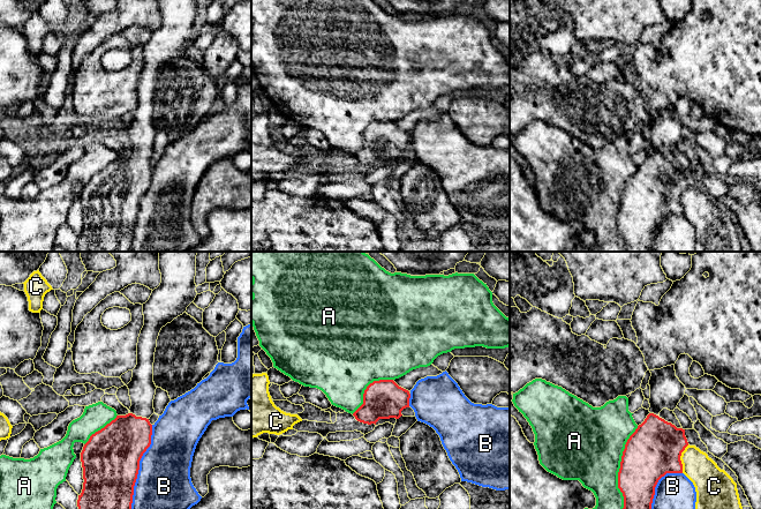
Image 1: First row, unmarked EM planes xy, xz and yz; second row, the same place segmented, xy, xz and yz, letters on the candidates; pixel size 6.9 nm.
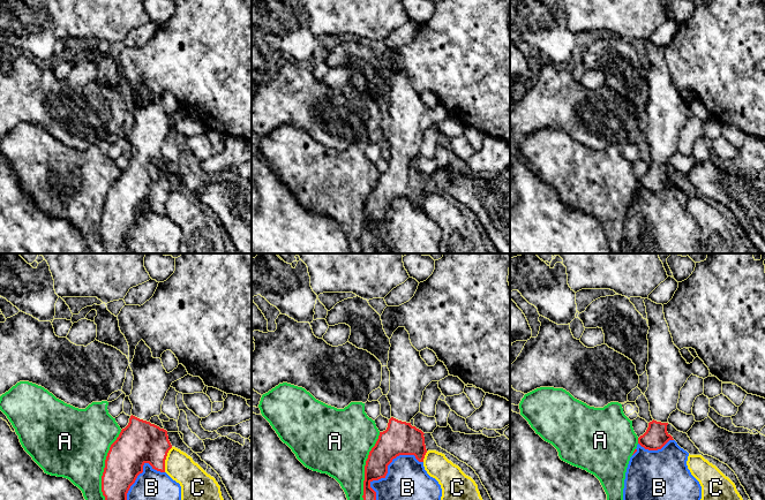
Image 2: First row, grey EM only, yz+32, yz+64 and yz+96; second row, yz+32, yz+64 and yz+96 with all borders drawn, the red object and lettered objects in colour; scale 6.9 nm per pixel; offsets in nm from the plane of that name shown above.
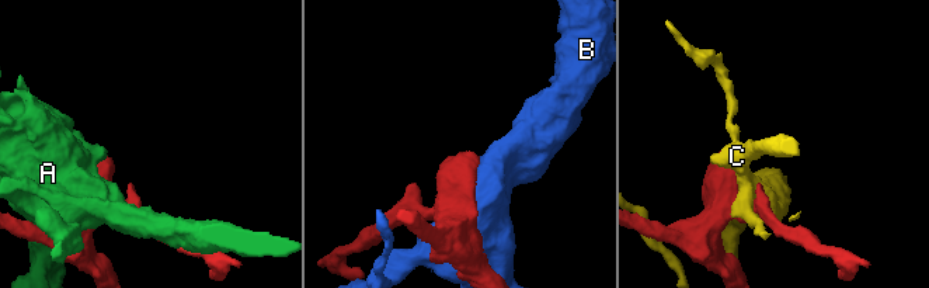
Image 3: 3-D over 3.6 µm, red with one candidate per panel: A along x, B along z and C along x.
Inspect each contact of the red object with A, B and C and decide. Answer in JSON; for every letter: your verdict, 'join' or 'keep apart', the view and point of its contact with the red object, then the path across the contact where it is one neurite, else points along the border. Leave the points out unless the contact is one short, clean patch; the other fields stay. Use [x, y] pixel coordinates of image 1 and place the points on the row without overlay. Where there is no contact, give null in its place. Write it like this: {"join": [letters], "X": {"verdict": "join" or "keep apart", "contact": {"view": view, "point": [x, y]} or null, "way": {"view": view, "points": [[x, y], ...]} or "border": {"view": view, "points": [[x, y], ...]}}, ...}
{"join": [], "A": {"verdict": "keep apart", "contact": {"view": "yz", "point": [620, 209]}}, "B": {"verdict": "keep apart", "contact": {"view": "xy", "point": [138, 209]}}, "C": {"verdict": "keep apart", "contact": {"view": "yz", "point": [679, 200]}}}

